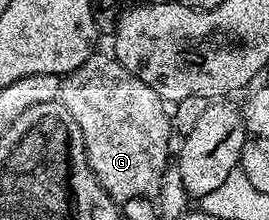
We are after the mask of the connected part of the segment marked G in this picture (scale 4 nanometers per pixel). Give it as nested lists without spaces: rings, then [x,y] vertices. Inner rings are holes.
[[[103,50],[92,53],[82,66],[78,66],[63,77],[60,86],[59,103],[78,122],[82,130],[82,140],[86,154],[98,182],[108,191],[108,195],[117,202],[152,198],[160,191],[164,175],[170,171],[168,164],[168,143],[174,137],[174,129],[166,102],[146,82],[131,73],[116,57]]]

